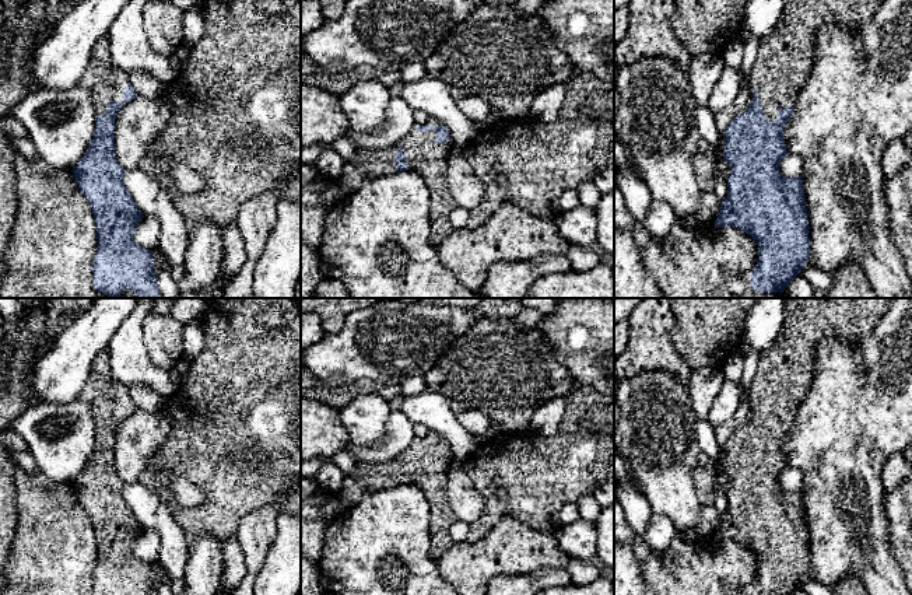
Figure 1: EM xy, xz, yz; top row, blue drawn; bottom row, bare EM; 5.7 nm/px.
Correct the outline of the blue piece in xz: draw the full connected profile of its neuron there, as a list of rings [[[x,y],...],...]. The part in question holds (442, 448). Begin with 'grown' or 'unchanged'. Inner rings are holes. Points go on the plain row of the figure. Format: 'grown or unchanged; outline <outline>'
grown; outline [[[428,431],[425,437],[414,437],[413,442],[393,459],[379,463],[355,463],[354,472],[344,477],[336,494],[345,508],[351,508],[365,496],[379,490],[408,483],[420,487],[427,496],[431,511],[431,556],[438,560],[453,545],[449,528],[457,521],[456,517],[450,515],[446,496],[449,452],[446,440],[435,431]]]

